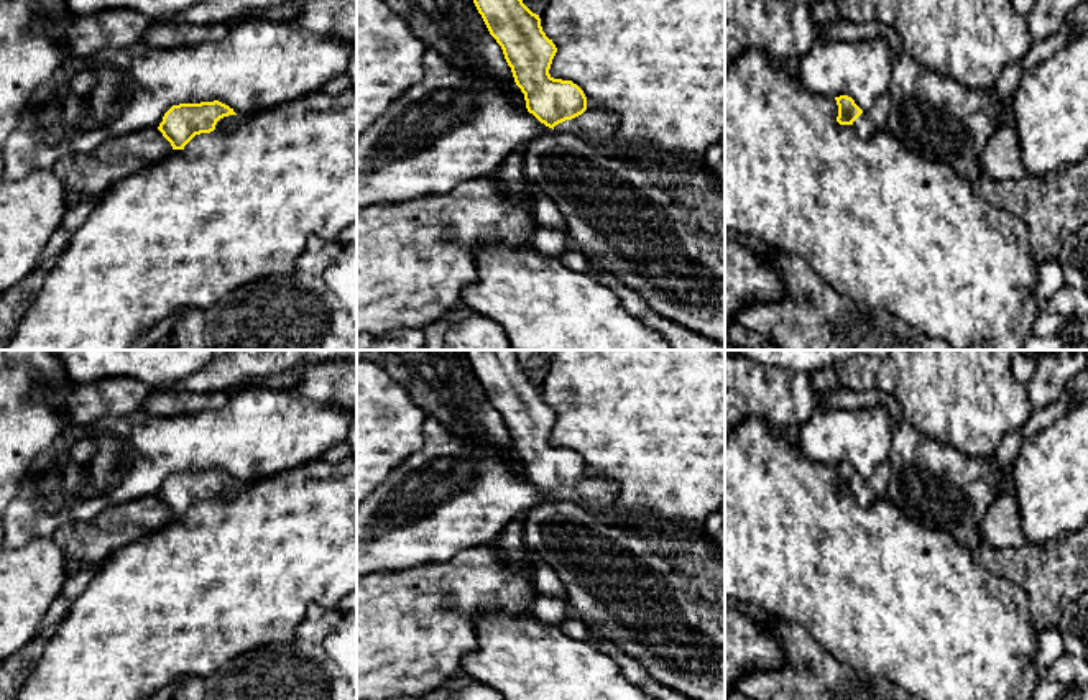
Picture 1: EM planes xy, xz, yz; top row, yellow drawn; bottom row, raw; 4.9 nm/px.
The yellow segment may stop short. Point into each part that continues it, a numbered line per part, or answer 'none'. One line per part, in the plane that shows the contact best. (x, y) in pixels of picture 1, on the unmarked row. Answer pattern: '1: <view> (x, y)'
1: xz (597, 495)

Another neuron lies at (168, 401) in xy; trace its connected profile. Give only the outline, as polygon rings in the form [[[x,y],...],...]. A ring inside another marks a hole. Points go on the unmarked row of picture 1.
[[[173,388],[151,389],[141,404],[141,411],[153,416],[179,416],[199,411],[222,409],[230,394],[225,391],[176,391]]]

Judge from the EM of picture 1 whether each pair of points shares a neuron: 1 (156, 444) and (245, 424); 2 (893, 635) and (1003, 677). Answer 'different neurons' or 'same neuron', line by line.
1: same neuron
2: same neuron

